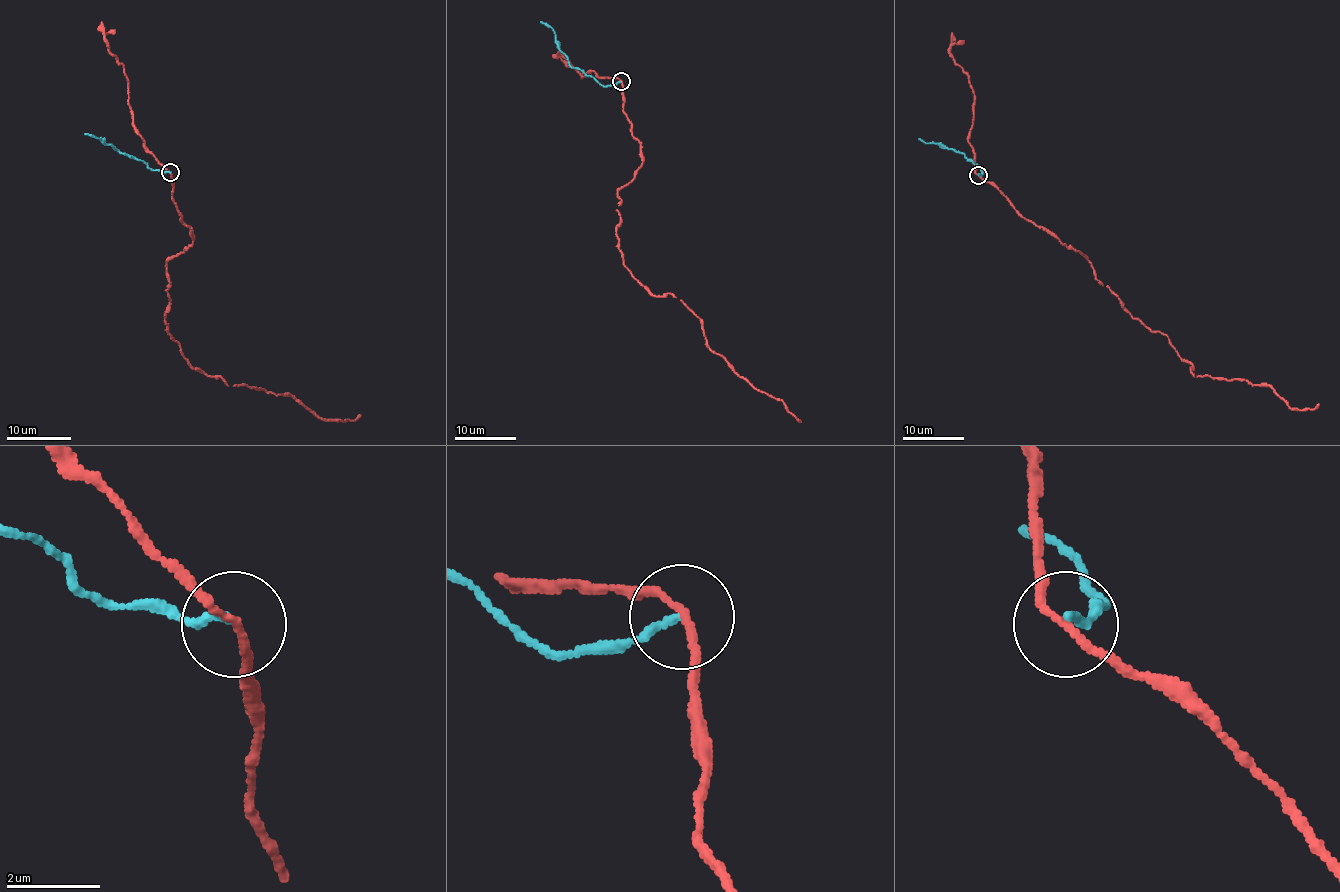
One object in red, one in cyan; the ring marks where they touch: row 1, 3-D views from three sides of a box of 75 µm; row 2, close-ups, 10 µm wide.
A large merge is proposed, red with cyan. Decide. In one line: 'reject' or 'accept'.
reject

